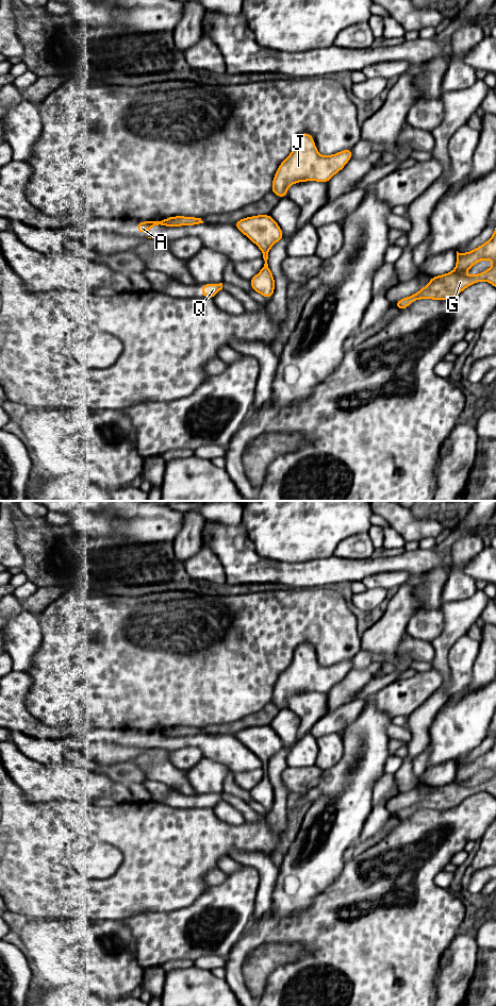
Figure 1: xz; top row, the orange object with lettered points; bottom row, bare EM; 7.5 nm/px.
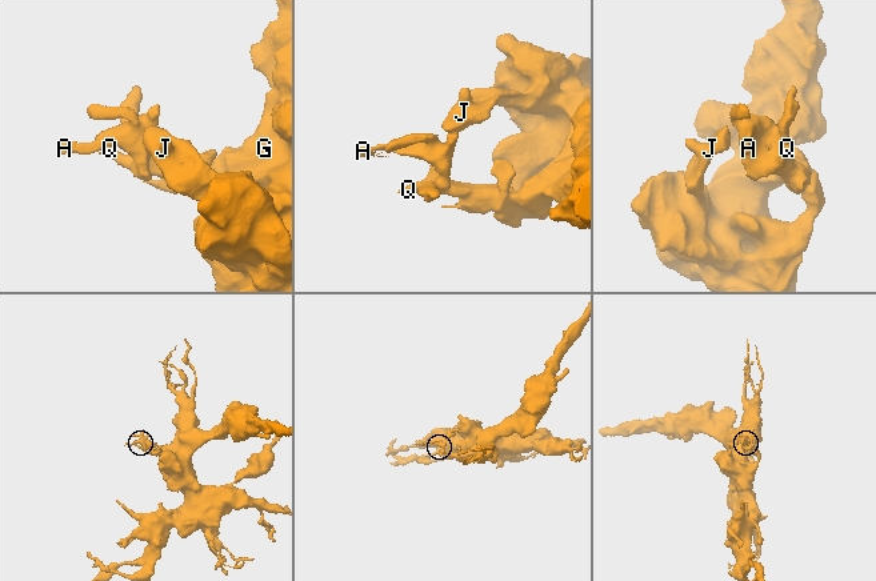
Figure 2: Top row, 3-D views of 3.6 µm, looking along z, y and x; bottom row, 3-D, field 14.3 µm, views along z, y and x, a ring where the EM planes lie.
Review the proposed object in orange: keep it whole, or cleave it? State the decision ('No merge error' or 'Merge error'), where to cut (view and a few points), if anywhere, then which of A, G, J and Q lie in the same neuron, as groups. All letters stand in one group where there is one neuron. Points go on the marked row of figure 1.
Merge error. Split along xz (161, 221), (163, 224). Groups: A / G J Q

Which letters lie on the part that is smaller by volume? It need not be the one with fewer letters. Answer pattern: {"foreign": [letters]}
{"foreign": ["A"]}

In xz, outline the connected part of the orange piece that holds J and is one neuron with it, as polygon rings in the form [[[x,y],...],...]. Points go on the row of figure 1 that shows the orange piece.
[[[301,133],[295,139],[292,153],[279,166],[272,181],[271,192],[284,198],[287,197],[287,188],[292,184],[305,181],[327,183],[336,172],[345,167],[351,155],[352,149],[347,149],[329,156],[323,156],[317,152],[312,135],[310,133]]]

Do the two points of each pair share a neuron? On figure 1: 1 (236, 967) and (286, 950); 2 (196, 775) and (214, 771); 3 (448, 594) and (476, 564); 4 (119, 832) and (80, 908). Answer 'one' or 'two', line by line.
1: two
2: one
3: two
4: one

